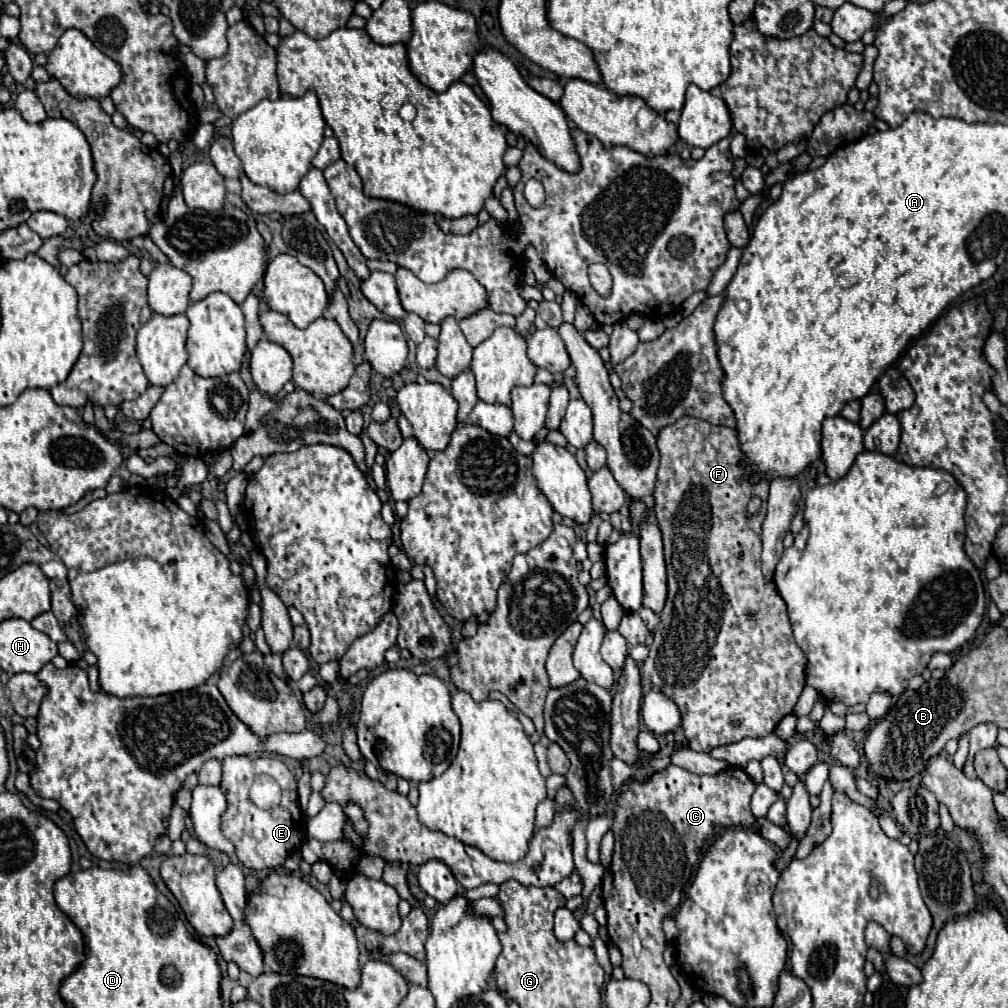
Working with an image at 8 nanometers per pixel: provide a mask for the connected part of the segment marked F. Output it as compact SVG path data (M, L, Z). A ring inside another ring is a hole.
M679 418L675 424L665 426L657 436L657 448L661 454L661 464L657 470L657 484L653 490L655 506L653 514L659 524L659 530L663 534L663 550L665 550L665 564L667 564L667 582L669 582L669 596L665 602L665 608L661 612L659 626L653 634L653 644L649 650L649 658L641 666L641 680L643 684L663 692L669 696L681 710L681 726L685 730L685 738L689 742L689 748L695 752L709 752L715 746L733 744L743 738L763 738L775 730L779 720L793 712L803 688L805 688L805 668L807 668L807 656L803 656L803 650L795 644L791 622L787 616L787 604L783 604L783 598L779 596L775 584L767 580L761 572L761 526L763 516L767 514L767 496L769 496L769 480L761 472L749 472L745 468L745 454L739 444L739 436L735 430L727 426L713 426L699 418ZM751 496L759 496L763 500L759 512L755 516L747 516L747 504Z

